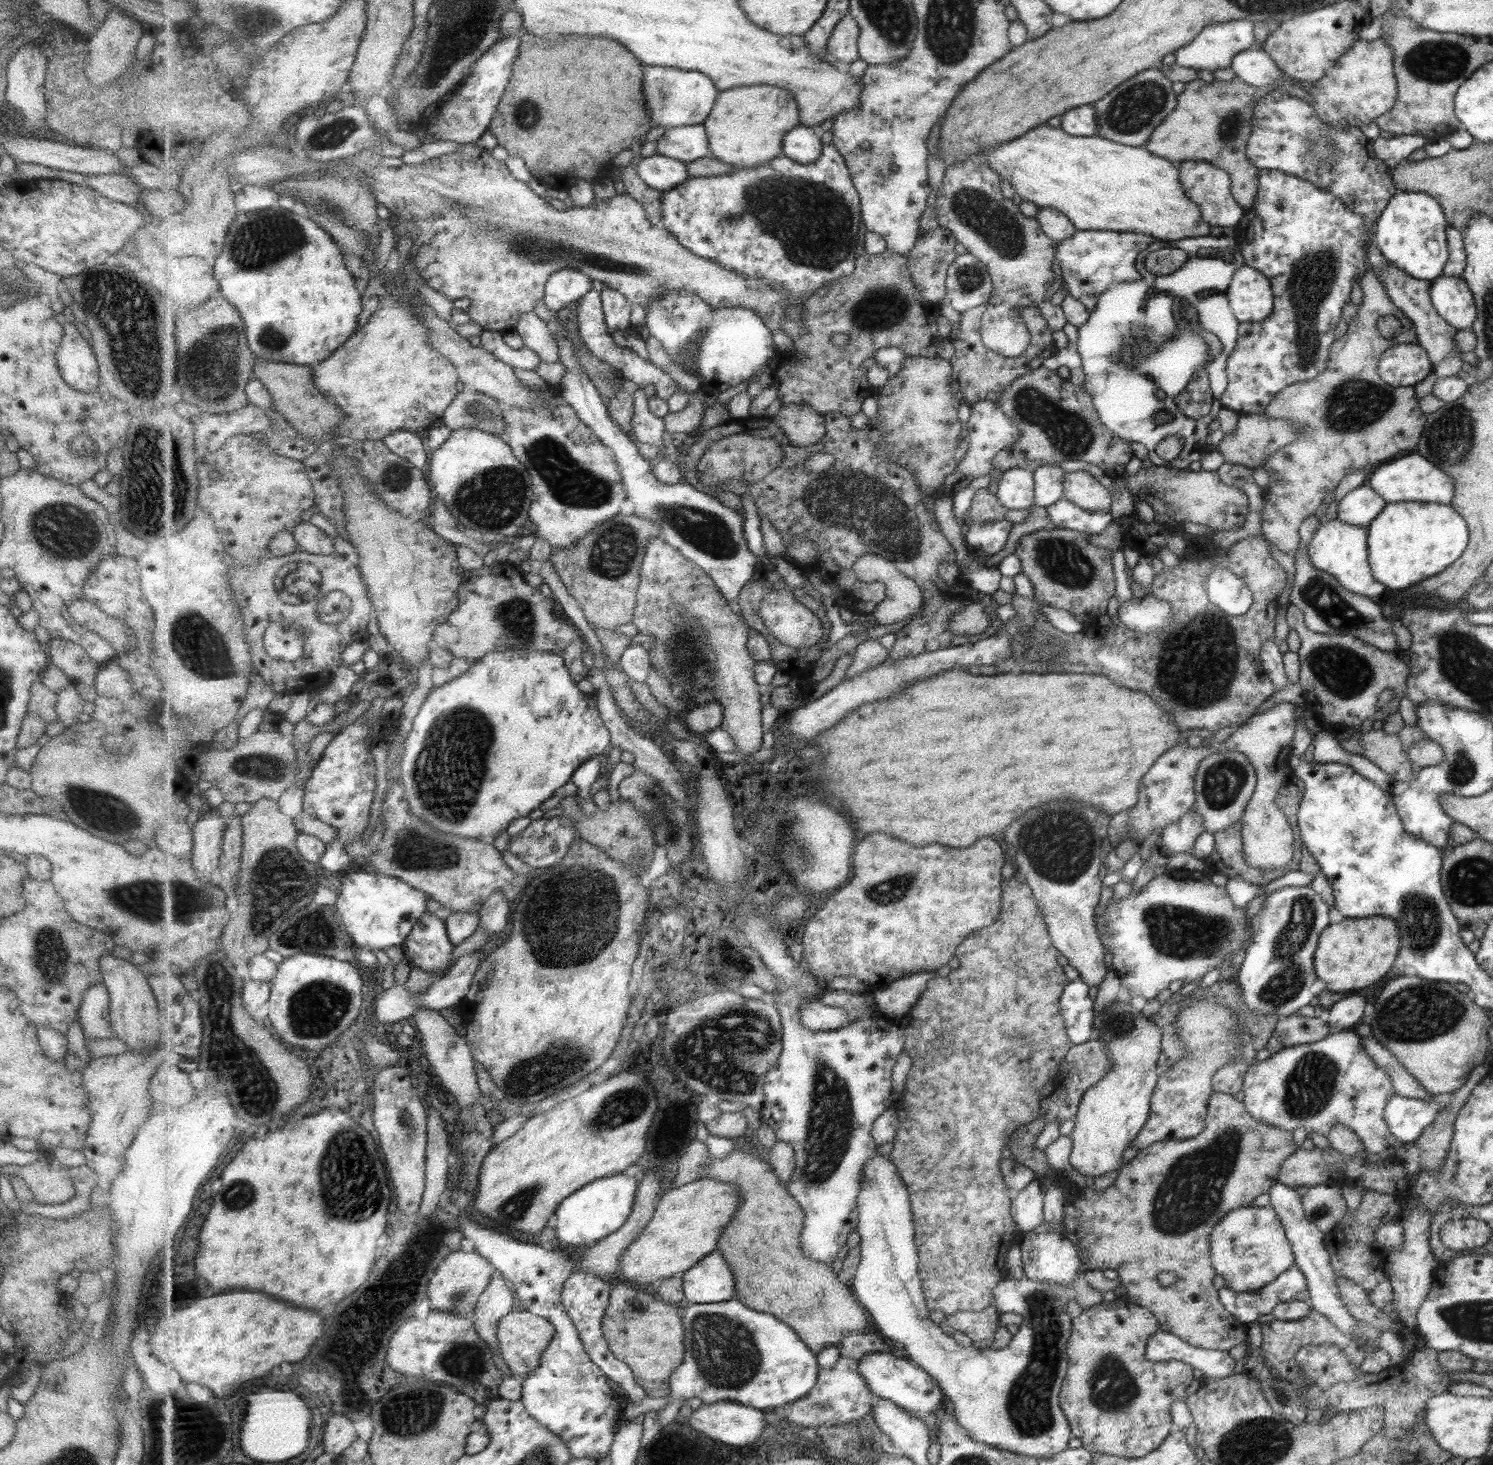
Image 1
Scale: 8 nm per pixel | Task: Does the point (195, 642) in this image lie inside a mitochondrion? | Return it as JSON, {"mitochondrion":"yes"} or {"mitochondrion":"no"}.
{"mitochondrion":"yes"}

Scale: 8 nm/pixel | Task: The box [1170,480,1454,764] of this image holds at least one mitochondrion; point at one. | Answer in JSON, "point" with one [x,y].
{"point":[1336,668]}

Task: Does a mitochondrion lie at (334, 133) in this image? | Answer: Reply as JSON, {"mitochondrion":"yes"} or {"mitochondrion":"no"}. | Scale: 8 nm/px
{"mitochondrion":"yes"}

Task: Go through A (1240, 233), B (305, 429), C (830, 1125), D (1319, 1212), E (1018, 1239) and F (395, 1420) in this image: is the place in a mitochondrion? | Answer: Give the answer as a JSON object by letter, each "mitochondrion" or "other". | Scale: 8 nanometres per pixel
{"A":"other","B":"other","C":"mitochondrion","D":"mitochondrion","E":"other","F":"mitochondrion"}

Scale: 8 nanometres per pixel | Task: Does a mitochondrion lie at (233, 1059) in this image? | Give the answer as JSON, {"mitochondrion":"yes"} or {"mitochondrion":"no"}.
{"mitochondrion":"yes"}

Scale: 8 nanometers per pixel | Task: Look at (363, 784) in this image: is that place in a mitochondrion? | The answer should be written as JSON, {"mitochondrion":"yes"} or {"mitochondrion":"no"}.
{"mitochondrion":"no"}

